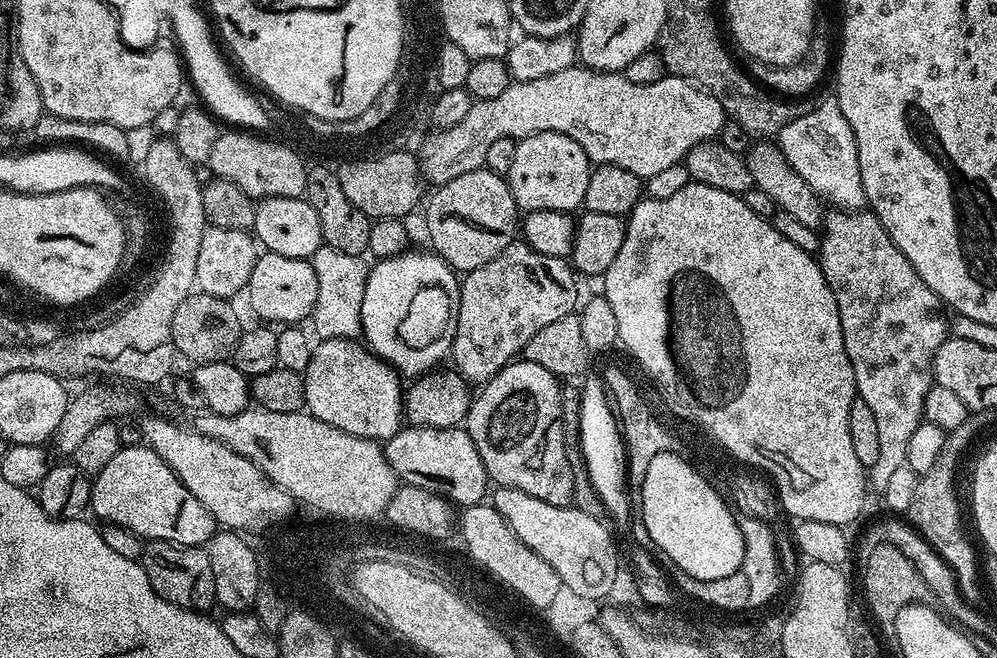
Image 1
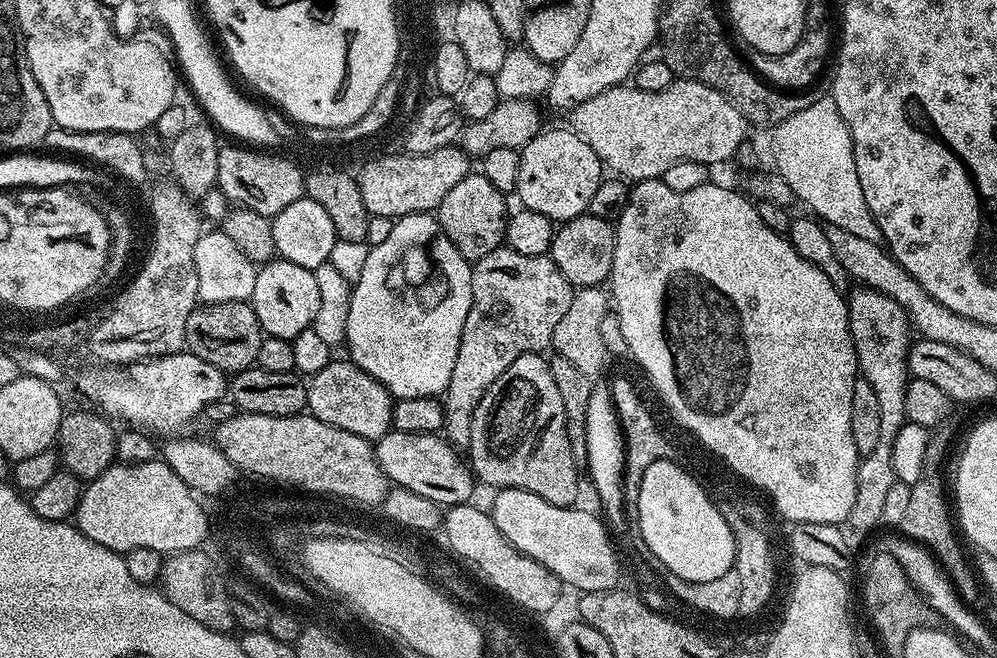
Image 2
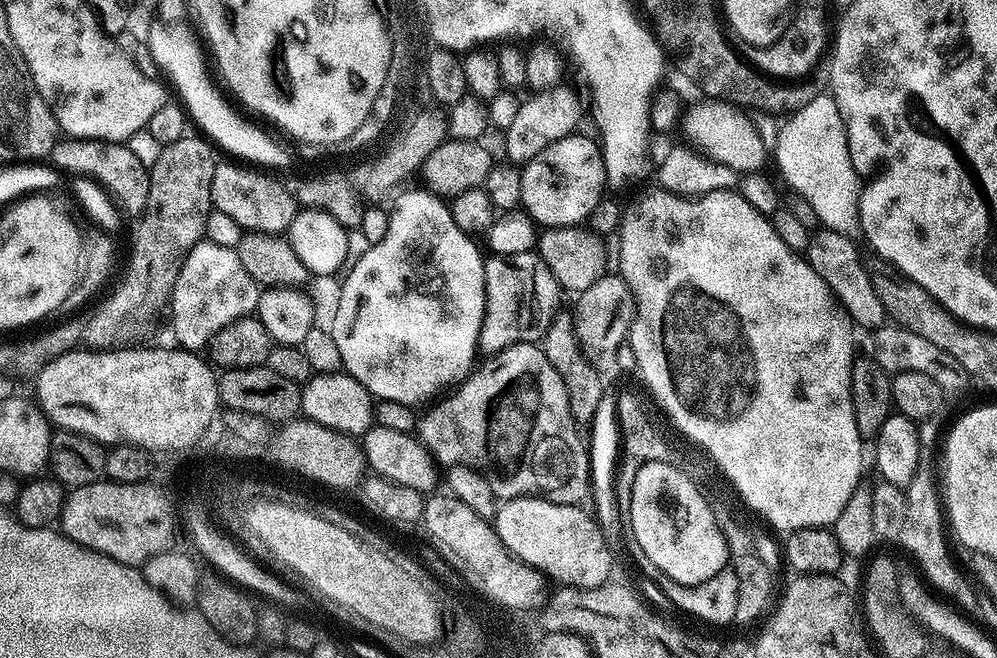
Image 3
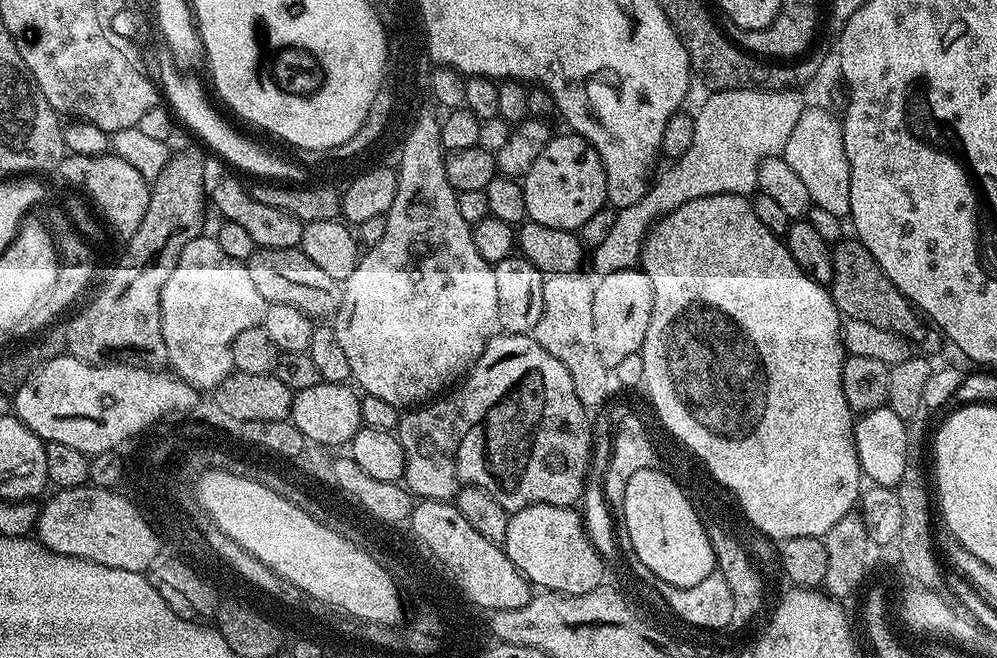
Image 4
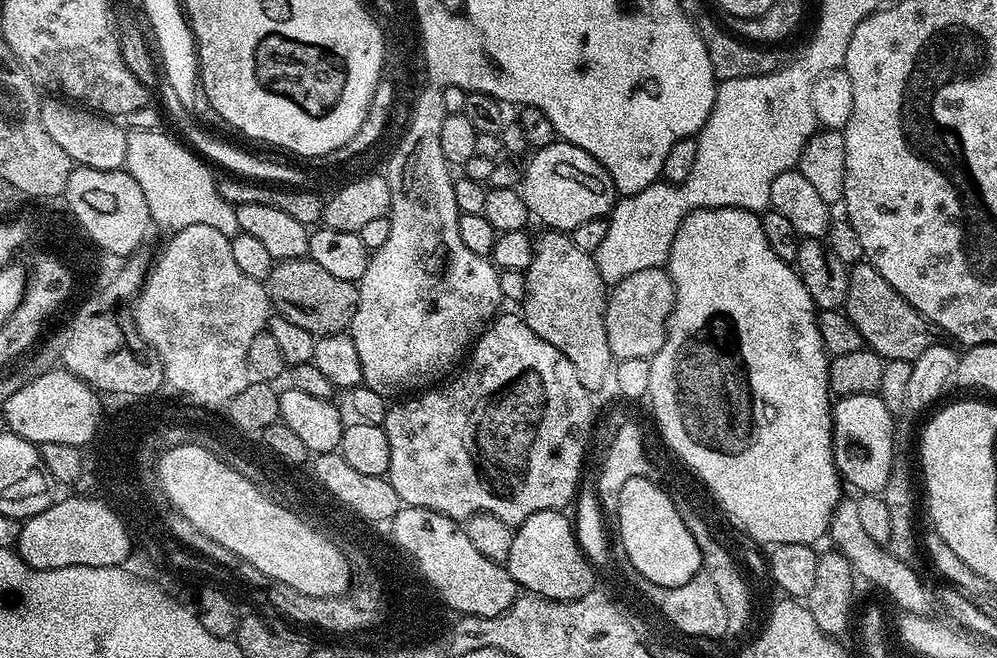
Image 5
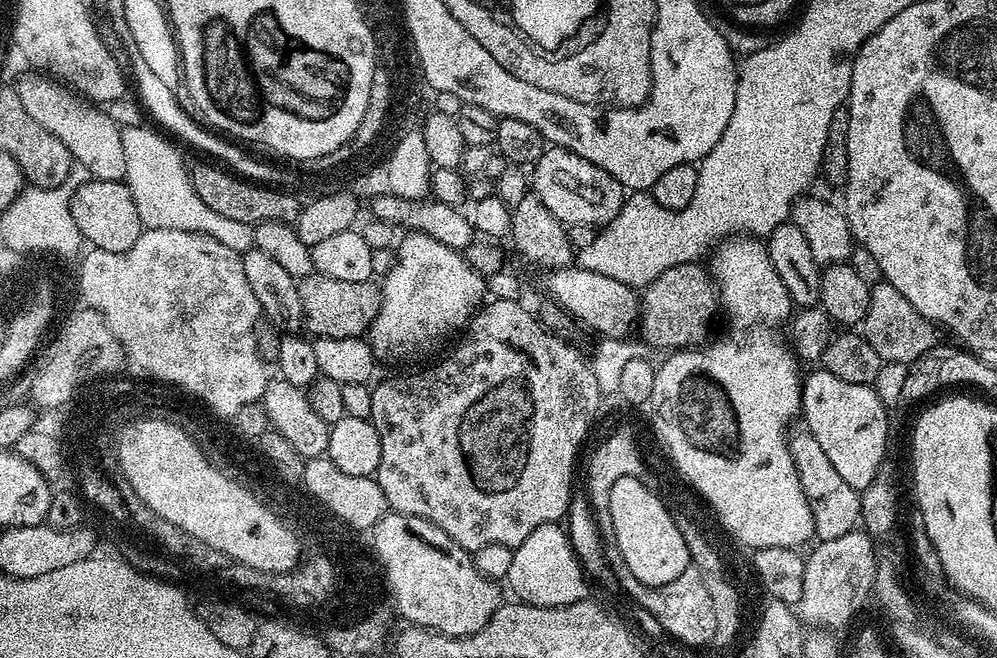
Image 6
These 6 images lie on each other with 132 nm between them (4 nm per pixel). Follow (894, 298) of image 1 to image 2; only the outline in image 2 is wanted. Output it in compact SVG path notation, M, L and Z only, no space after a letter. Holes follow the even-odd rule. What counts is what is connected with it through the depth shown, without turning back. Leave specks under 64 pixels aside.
M865 286L857 287L856 290L857 292L853 296L849 295L847 297L848 325L850 326L850 334L852 335L854 350L856 351L859 375L866 382L870 382L870 386L874 386L874 395L878 397L878 411L882 413L878 417L882 421L882 438L878 438L878 446L874 446L874 450L870 450L870 454L857 463L854 506L850 506L850 514L846 514L846 518L839 525L842 530L842 539L846 541L846 546L850 546L853 550L859 549L859 544L876 527L881 527L882 509L886 502L888 491L890 491L890 486L894 486L894 482L897 480L894 474L892 447L894 446L894 438L898 434L898 430L906 422L906 390L908 389L908 381L910 379L908 371L908 349L910 347L908 332L910 333L910 321L907 314L902 310L902 306L898 306L898 302L894 302L894 298L886 298L886 294L876 292L874 289Z

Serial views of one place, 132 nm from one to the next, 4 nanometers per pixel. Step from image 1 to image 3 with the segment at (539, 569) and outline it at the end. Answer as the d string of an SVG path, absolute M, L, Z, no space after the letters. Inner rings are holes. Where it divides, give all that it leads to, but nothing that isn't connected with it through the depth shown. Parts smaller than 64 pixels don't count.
M429 495L424 502L428 525L432 528L433 535L441 539L446 546L453 548L461 559L465 559L473 567L477 575L485 580L485 588L488 588L497 600L517 606L524 614L530 614L535 608L536 611L543 609L550 592L544 573L512 554L502 542L502 538L498 538L495 523L489 517L479 516L456 496L440 495Z

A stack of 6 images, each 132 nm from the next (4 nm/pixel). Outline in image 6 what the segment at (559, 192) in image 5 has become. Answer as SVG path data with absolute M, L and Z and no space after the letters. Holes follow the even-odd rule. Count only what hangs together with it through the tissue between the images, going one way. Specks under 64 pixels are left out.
M545 147L542 158L530 172L530 188L534 196L550 210L550 214L565 226L569 224L590 224L603 226L622 210L626 190L606 170L594 166L586 158L574 154L568 148Z

